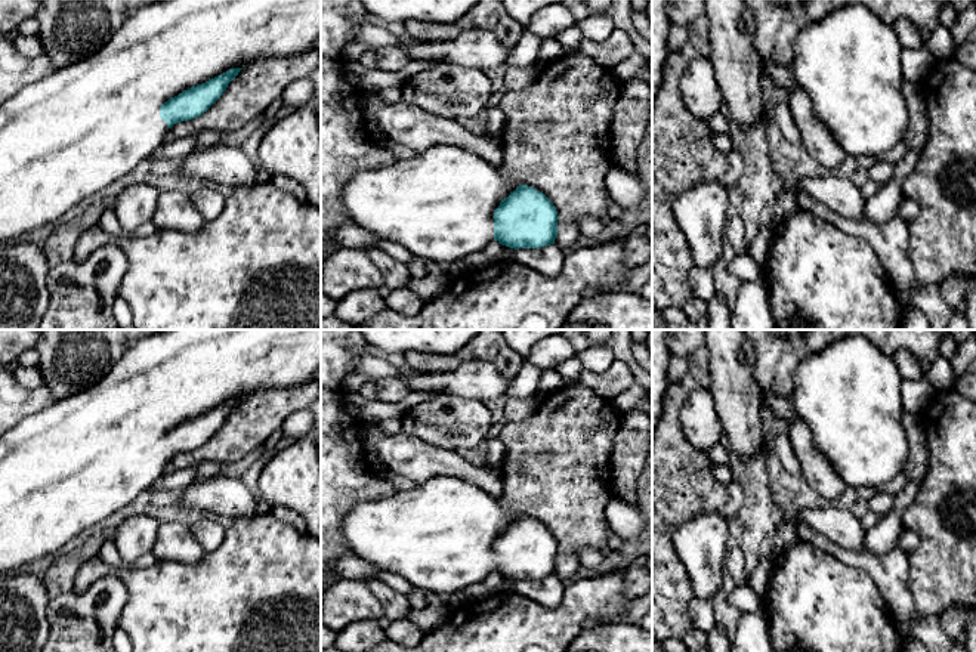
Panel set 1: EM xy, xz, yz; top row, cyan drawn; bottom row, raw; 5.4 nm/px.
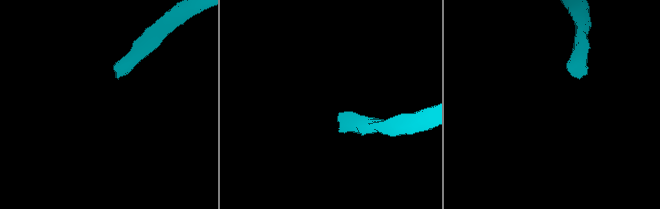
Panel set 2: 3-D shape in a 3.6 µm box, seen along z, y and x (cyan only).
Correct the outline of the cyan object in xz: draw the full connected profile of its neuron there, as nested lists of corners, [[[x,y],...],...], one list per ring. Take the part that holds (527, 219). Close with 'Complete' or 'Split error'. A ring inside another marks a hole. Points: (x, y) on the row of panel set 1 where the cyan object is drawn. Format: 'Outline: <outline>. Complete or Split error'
Outline: [[[436,145],[417,157],[398,160],[389,167],[355,173],[345,185],[342,203],[352,225],[364,228],[382,240],[398,242],[418,259],[433,265],[464,259],[482,250],[492,240],[510,248],[541,248],[555,244],[558,211],[553,203],[532,186],[521,185],[503,174],[475,152],[457,146]]]. Split error

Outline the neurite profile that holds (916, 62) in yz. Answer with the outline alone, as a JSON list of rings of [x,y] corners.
[[[923,46],[902,50],[902,77],[905,81],[920,86],[929,75],[936,58]]]

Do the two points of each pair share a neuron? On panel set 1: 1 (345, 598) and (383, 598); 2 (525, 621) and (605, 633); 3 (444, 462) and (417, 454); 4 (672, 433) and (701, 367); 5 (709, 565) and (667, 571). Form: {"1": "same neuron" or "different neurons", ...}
{"1": "different neurons", "2": "different neurons", "3": "same neuron", "4": "same neuron", "5": "different neurons"}

